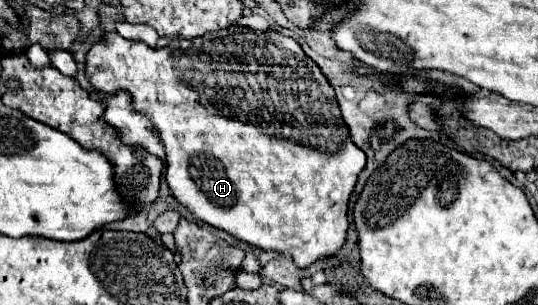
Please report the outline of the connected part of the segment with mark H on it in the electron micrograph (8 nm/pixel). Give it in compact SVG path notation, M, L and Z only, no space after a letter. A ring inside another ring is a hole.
M231 25L227 29L209 31L201 37L195 37L195 39L175 37L165 47L151 49L149 45L145 45L141 41L137 41L137 43L127 41L117 31L111 31L111 33L103 35L99 41L95 41L95 45L87 51L87 55L85 55L85 75L97 91L113 93L113 91L119 91L119 89L127 89L133 95L135 111L147 113L147 117L153 119L153 123L159 127L159 135L163 139L165 151L167 151L165 179L169 177L171 195L183 207L187 207L197 219L213 225L217 229L223 229L223 231L231 233L233 237L237 237L241 241L247 241L247 243L251 243L259 249L289 253L293 257L295 265L301 267L301 269L309 267L317 259L335 255L335 251L341 249L341 245L345 243L345 235L347 235L347 227L349 227L349 223L347 223L349 195L353 193L357 175L365 167L367 157L349 137L349 129L341 119L341 111L339 111L333 87L323 77L319 67L303 53L301 45L295 39L291 39L287 35L281 35L277 31L253 31L253 29L247 29L247 27ZM303 127L309 127L309 141L303 141L303 135L305 135Z

